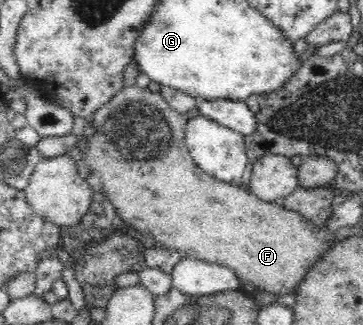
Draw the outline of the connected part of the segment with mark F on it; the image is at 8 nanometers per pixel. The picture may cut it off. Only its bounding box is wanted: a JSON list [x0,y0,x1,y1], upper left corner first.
[84,86,337,302]

